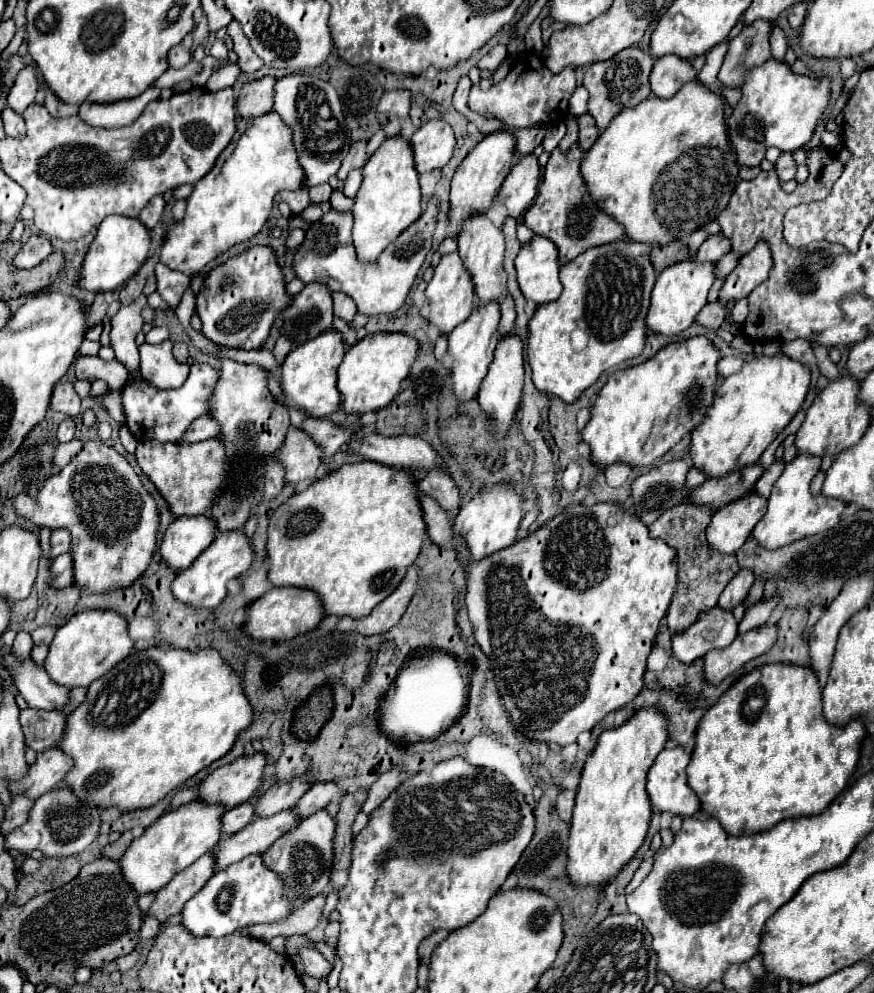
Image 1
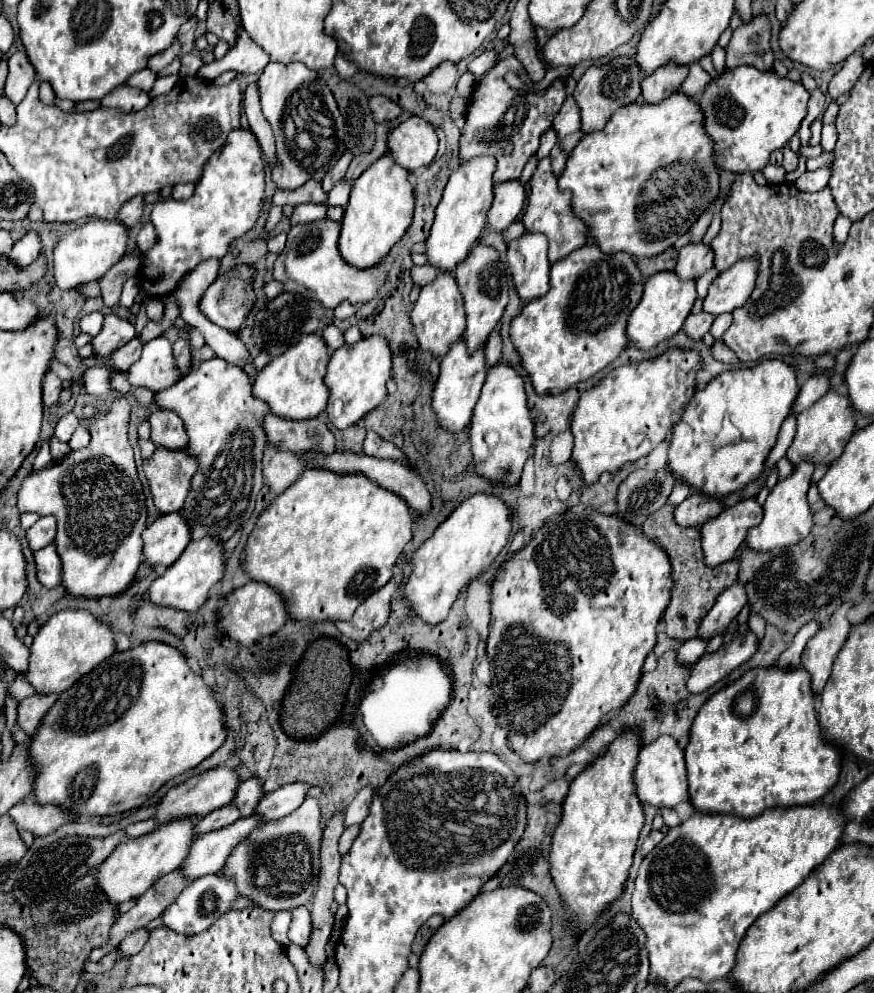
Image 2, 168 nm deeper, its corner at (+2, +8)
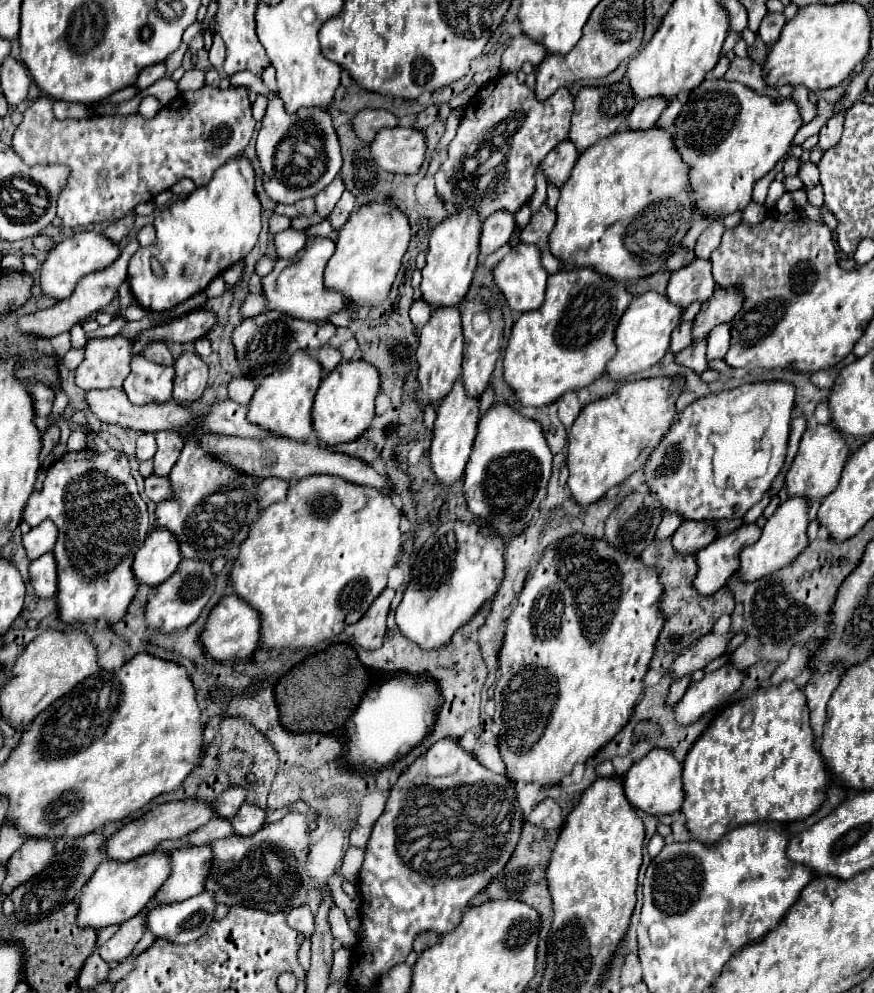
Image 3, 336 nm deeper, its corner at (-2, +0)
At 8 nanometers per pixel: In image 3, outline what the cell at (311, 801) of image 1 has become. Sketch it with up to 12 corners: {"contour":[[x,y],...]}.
{"contour":[[244,803],[232,817],[238,835],[266,825],[266,809]]}

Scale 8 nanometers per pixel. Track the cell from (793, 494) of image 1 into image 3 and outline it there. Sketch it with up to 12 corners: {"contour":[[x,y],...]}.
{"contour":[[788,497],[740,555],[744,581],[792,563],[806,547],[808,505]]}

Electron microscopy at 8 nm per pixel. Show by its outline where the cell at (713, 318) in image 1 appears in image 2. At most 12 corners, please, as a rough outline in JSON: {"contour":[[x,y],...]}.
{"contour":[[702,311],[690,315],[684,331],[700,341],[710,331],[714,315]]}

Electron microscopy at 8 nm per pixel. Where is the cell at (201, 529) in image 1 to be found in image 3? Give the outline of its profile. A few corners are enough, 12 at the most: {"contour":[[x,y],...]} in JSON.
{"contour":[[154,529],[134,555],[140,583],[158,587],[178,569],[180,545]]}

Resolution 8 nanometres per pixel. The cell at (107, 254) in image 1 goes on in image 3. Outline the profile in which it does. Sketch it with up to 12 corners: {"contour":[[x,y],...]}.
{"contour":[[96,231],[58,243],[42,291],[66,299],[78,281],[110,267],[120,247]]}

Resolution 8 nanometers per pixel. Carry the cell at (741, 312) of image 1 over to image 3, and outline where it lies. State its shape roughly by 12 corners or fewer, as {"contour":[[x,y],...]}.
{"contour":[[722,323],[708,335],[708,361],[730,349],[730,327]]}

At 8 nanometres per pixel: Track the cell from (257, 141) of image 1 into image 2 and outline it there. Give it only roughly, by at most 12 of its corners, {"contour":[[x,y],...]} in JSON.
{"contour":[[248,129],[186,201],[154,205],[140,291],[162,299],[254,227],[264,159]]}

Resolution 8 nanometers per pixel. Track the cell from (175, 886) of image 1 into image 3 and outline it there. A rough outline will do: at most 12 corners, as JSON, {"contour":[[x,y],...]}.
{"contour":[[148,911],[122,923],[98,947],[106,963],[120,963],[146,931]]}

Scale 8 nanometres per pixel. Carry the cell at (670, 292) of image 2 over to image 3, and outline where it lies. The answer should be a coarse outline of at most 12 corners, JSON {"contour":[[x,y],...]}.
{"contour":[[638,295],[616,329],[606,373],[622,381],[656,365],[684,309]]}

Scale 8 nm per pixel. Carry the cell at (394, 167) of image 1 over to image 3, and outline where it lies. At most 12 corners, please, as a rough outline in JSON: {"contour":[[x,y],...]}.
{"contour":[[390,201],[358,207],[338,233],[326,285],[380,305],[408,251]]}

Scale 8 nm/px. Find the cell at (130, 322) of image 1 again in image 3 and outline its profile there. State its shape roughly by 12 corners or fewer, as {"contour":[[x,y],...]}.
{"contour":[[90,339],[76,385],[122,389],[134,341]]}

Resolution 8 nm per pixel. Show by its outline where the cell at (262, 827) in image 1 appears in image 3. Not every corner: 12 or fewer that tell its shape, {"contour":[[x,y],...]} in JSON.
{"contour":[[212,847],[172,851],[172,873],[160,903],[178,903],[204,891]]}

